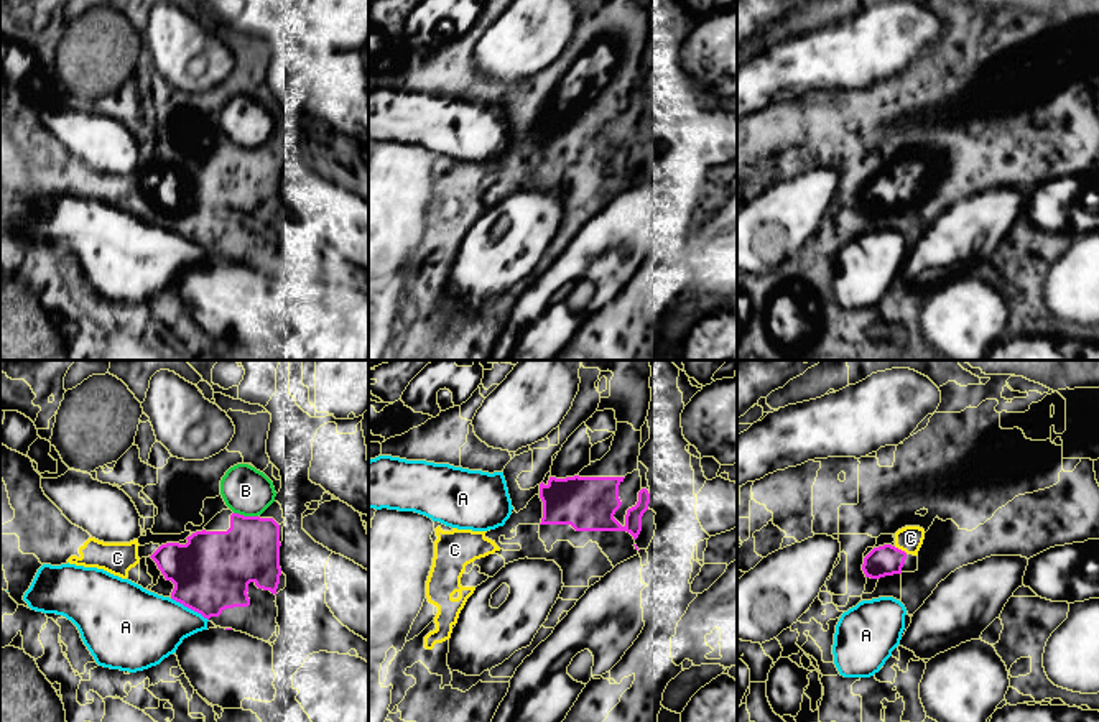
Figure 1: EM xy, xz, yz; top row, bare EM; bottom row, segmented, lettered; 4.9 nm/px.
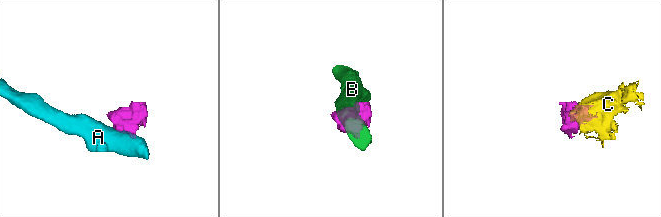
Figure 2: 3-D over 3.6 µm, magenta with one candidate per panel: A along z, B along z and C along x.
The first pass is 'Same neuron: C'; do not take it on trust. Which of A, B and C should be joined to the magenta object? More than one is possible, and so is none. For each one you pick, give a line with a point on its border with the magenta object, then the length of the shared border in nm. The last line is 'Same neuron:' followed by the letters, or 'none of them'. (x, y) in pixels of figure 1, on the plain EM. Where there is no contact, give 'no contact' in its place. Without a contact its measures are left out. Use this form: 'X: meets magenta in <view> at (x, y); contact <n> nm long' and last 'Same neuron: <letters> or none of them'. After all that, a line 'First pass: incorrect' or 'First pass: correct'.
C: meets magenta in yz at (900, 181); contact 80 nm long
Same neuron: C
First pass: correct

